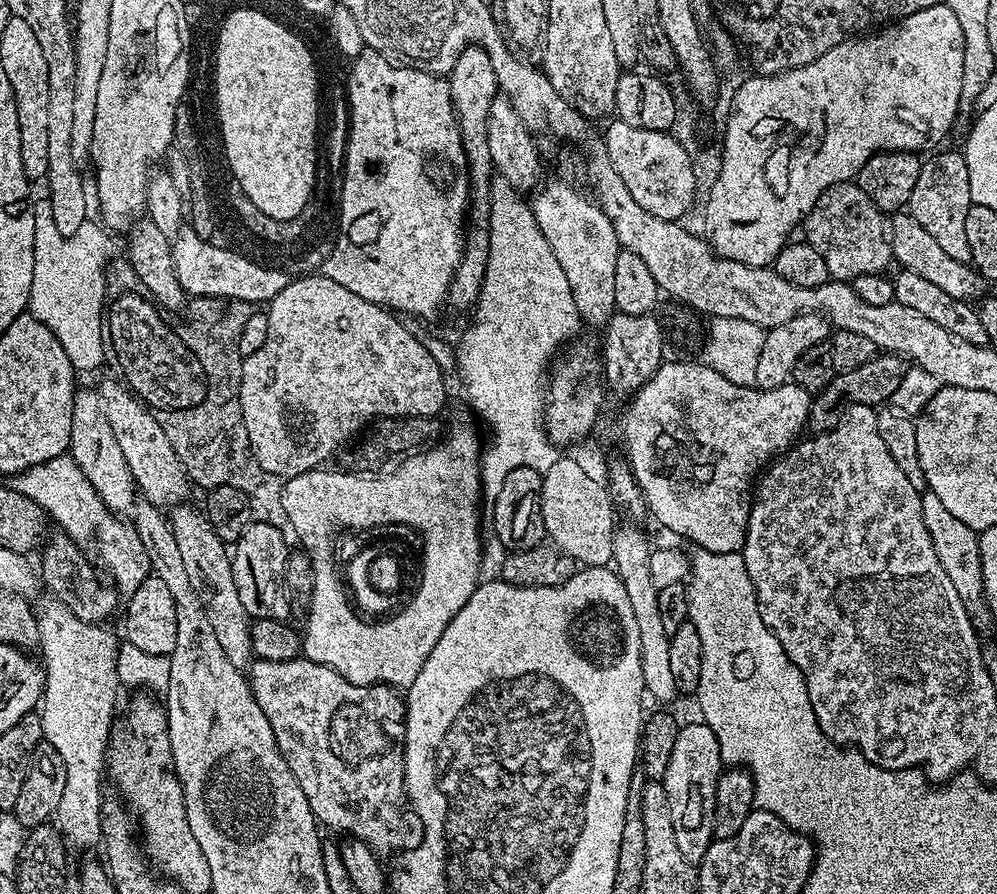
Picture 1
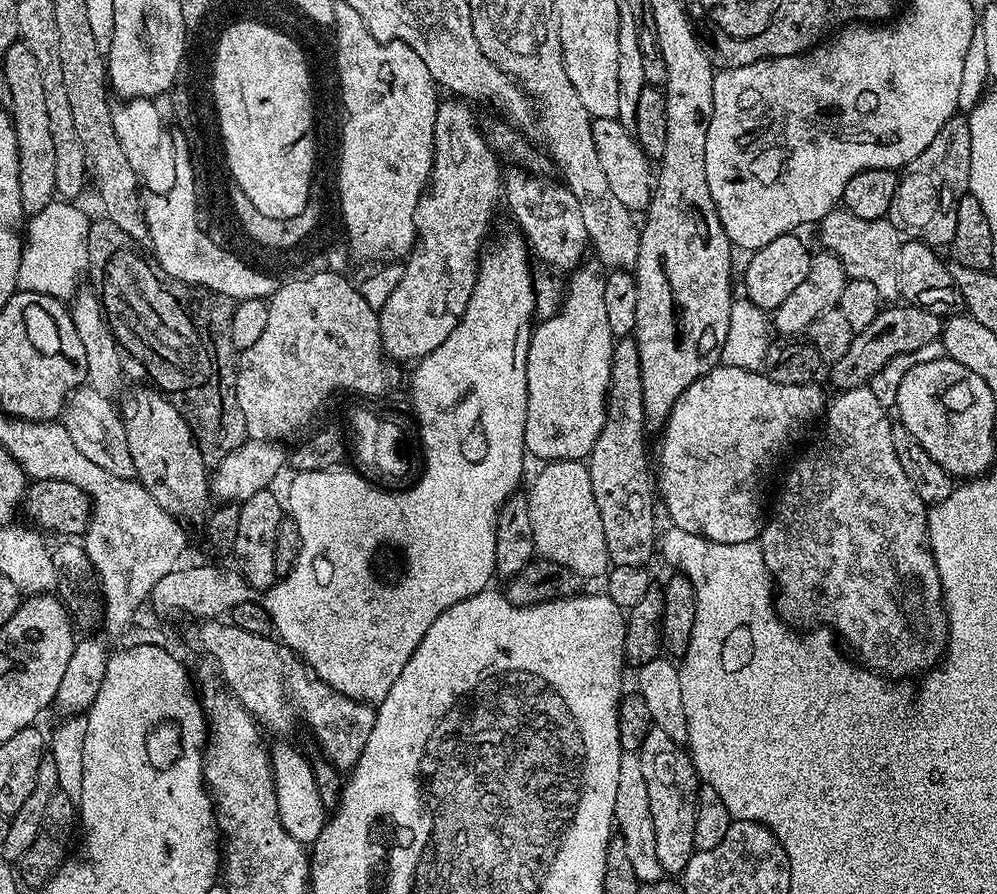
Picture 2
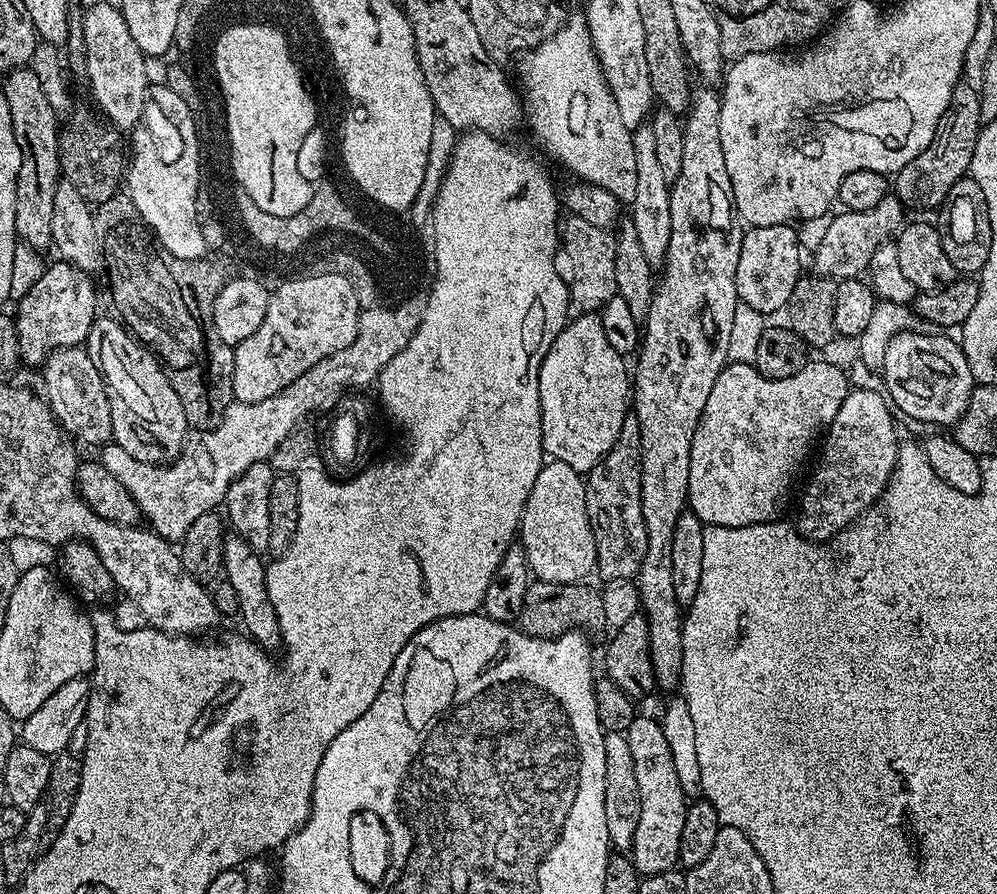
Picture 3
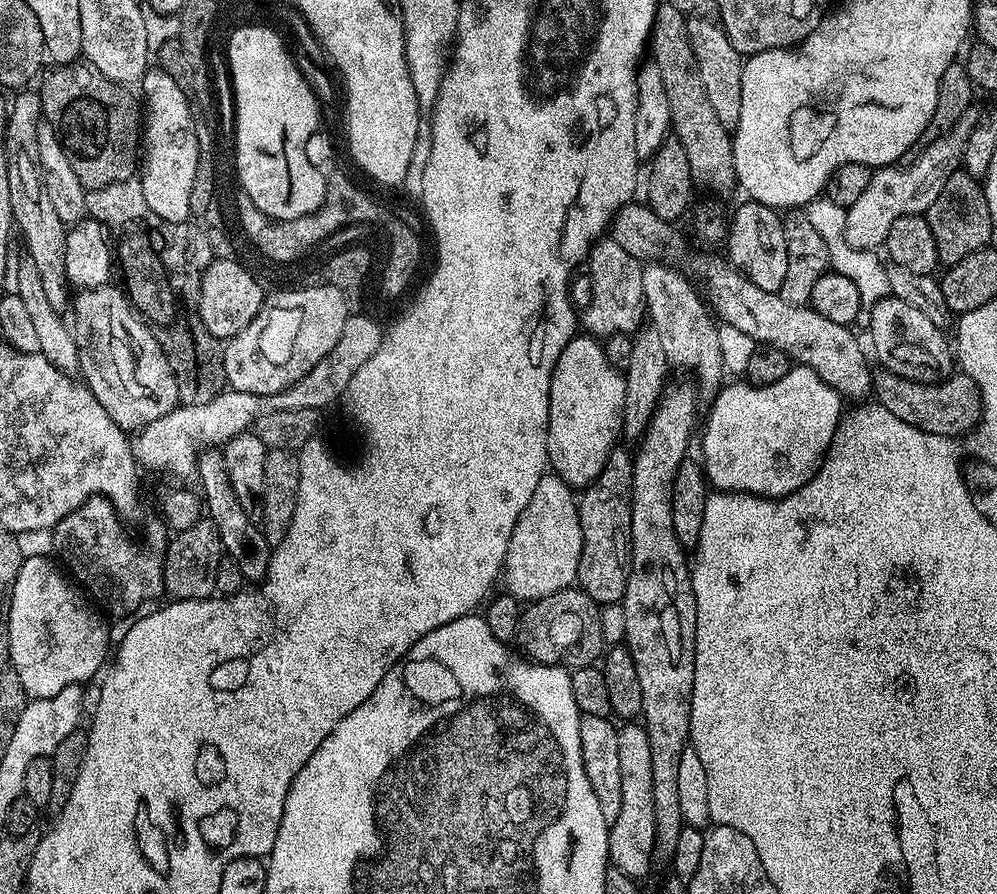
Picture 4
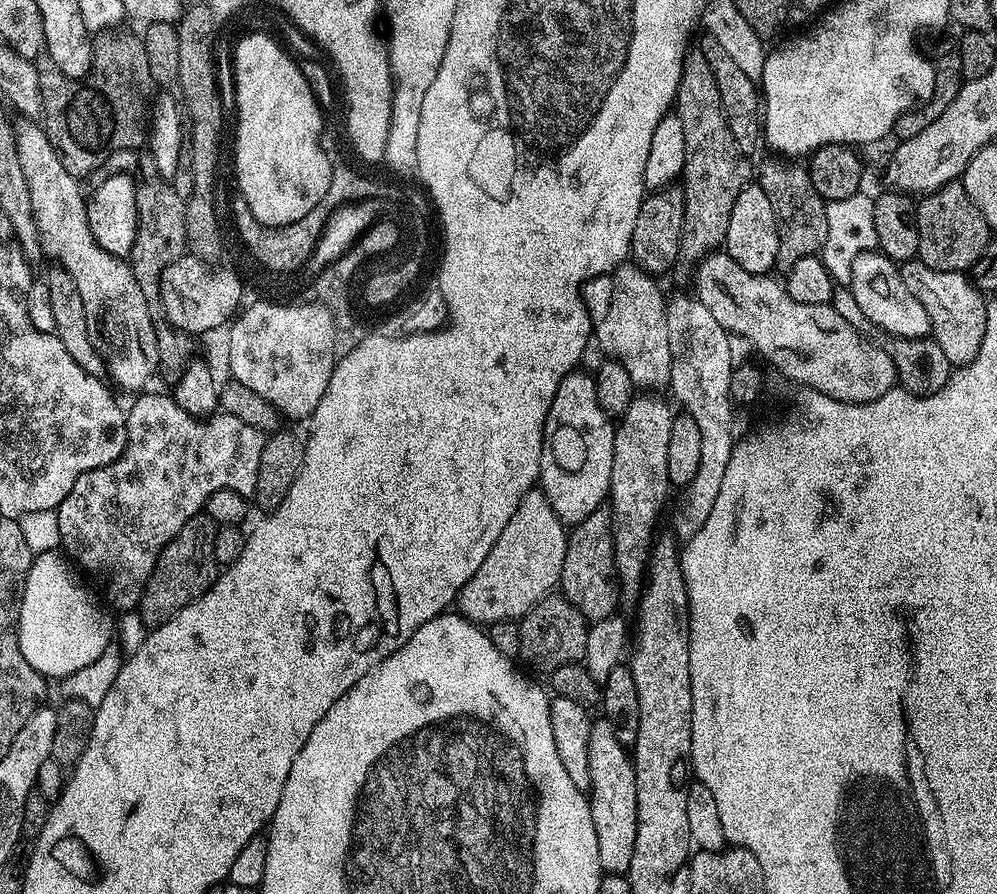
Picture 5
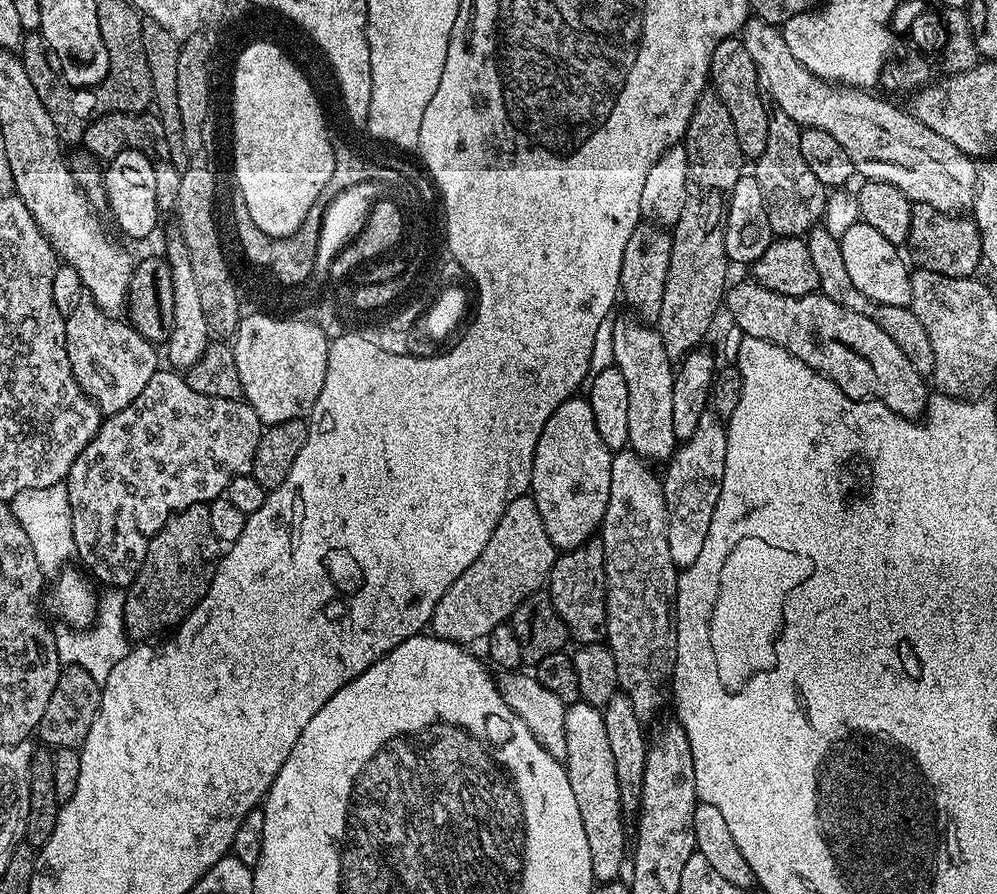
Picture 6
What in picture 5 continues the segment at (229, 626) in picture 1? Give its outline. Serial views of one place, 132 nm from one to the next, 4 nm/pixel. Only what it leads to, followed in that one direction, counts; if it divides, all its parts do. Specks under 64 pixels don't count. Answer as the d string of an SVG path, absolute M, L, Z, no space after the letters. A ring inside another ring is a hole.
M32 118L17 119L15 126L18 162L26 178L26 190L30 190L32 213L40 231L43 251L47 255L49 252L56 259L53 261L67 270L82 293L88 326L102 349L107 375L112 375L111 383L117 389L139 393L149 387L148 379L160 360L160 348L156 345L152 312L132 273L133 265L127 259L102 250L94 234L90 234L86 196L80 193L81 181L62 166L62 158L52 147L43 127Z

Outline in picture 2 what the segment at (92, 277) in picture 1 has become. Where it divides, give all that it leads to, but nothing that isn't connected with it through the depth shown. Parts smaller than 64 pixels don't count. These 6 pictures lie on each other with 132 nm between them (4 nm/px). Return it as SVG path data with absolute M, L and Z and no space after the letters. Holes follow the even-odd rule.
M63 198L53 199L42 210L31 213L22 239L24 249L18 266L17 289L37 292L67 301L81 283L80 275L88 264L88 226L90 216L75 203ZM80 280L80 281L79 281Z

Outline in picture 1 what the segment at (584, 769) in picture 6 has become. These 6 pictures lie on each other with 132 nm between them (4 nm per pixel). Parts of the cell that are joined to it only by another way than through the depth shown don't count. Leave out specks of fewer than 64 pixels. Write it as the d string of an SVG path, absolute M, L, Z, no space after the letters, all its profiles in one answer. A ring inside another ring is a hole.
M703 722L688 724L685 728L683 725L674 738L674 750L670 750L662 783L670 806L670 822L674 822L678 851L694 866L699 865L712 845L712 821L708 818L715 813L716 783L721 773L720 747L710 726Z

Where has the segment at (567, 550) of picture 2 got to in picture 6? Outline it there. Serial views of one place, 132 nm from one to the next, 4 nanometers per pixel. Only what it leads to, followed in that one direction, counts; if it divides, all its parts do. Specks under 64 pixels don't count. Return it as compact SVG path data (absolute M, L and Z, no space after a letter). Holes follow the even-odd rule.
M531 495L514 496L494 534L490 534L486 550L474 558L474 566L461 574L450 590L442 594L438 606L434 606L431 635L465 646L472 646L475 640L483 641L494 626L505 623L511 617L531 592L545 587L548 571L554 566L557 555L558 550L550 542L550 534L546 534L542 514L538 514L538 506Z

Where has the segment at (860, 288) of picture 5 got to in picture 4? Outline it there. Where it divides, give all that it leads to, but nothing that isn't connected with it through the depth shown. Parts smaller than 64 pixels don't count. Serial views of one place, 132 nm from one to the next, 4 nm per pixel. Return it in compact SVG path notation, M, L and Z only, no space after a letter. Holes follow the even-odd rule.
M889 294L871 305L870 312L872 317L868 324L872 327L872 348L880 359L881 369L920 384L934 384L953 375L954 352L948 349L948 340L940 333L941 325L922 314L918 306L910 306L910 302Z

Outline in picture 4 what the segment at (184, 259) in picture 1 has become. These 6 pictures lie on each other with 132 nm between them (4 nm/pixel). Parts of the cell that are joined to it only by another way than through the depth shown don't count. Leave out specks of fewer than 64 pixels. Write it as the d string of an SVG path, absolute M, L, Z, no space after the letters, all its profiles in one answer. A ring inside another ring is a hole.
M149 67L138 81L138 88L144 91L144 96L148 99L146 119L142 124L142 144L146 152L148 148L148 157L145 160L143 157L142 171L138 176L142 194L146 198L146 206L150 206L158 218L183 224L191 217L190 194L195 171L198 170L199 144L194 122L188 119L181 87L161 68Z

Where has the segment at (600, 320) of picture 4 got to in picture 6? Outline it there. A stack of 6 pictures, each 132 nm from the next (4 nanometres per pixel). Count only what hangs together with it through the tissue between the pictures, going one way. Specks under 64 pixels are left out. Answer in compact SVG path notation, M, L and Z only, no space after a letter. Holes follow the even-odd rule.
M627 314L616 320L614 326L613 365L622 370L630 389L630 434L628 443L642 459L649 462L667 462L676 453L678 441L674 434L674 362L662 346L660 333L651 323ZM672 368L672 369L671 369ZM670 371L670 372L668 372Z

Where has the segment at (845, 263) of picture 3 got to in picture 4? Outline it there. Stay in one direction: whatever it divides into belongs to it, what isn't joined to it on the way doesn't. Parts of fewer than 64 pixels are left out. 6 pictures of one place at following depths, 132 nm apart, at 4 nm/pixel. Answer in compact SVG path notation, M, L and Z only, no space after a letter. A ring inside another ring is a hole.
M968 111L949 132L933 140L923 149L924 153L909 168L889 166L877 168L870 178L870 186L856 199L854 206L844 214L844 241L855 248L879 249L890 234L890 226L898 222L900 216L918 216L927 213L928 207L942 194L946 178L961 167L964 147L972 132L972 125L978 119L975 111Z

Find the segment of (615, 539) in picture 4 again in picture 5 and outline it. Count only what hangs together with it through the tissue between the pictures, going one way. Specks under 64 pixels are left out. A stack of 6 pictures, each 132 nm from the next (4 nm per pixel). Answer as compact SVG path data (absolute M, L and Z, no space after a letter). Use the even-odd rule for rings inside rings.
M603 507L594 510L594 514L590 514L590 518L582 518L582 522L575 524L568 532L566 559L562 562L562 574L558 588L589 622L601 620L617 611L618 581L616 579L611 511L605 510Z

